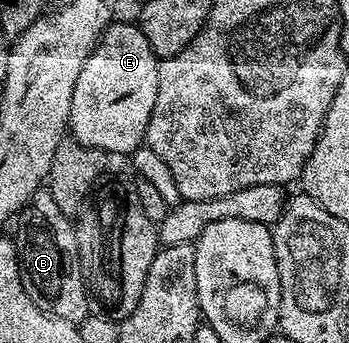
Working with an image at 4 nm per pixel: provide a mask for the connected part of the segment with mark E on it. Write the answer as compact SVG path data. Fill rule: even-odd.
M137 23L109 24L76 79L69 135L84 146L100 148L107 154L132 154L143 147L152 106L156 106L159 63Z

